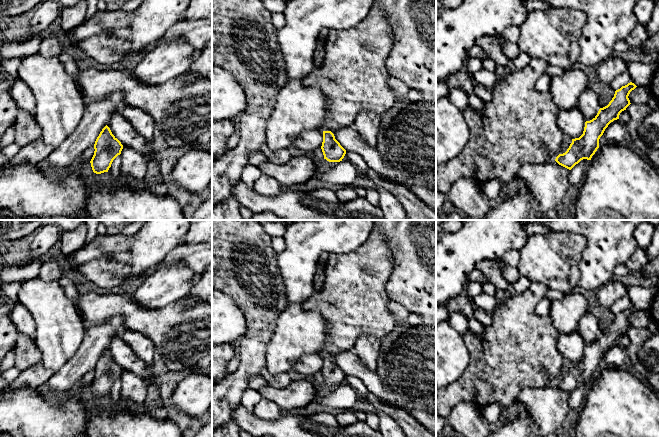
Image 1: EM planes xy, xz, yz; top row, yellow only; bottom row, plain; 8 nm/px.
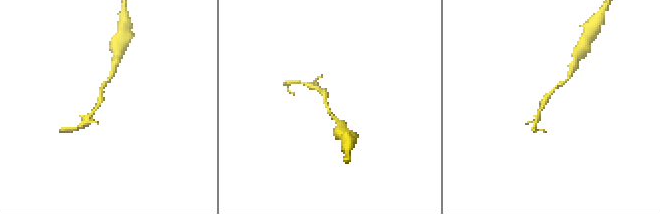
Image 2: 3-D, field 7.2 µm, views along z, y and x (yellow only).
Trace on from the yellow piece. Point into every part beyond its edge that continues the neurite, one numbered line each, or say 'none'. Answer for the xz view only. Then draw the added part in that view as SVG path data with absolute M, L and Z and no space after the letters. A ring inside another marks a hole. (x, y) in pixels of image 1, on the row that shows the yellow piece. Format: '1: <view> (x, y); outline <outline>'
none

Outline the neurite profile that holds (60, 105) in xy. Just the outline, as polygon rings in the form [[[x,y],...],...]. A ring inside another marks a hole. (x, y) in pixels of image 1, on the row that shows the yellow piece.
[[[39,53],[21,58],[19,78],[27,84],[35,98],[32,112],[39,124],[43,140],[53,149],[70,136],[79,126],[86,111],[86,98],[76,81],[67,74],[58,56],[44,57]]]

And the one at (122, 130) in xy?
[[[121,112],[113,113],[107,126],[123,146],[130,147],[142,155],[151,155],[156,150],[151,146],[151,141],[144,139]]]

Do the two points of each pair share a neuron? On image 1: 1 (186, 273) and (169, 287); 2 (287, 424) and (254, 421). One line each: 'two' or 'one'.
1: one
2: one

